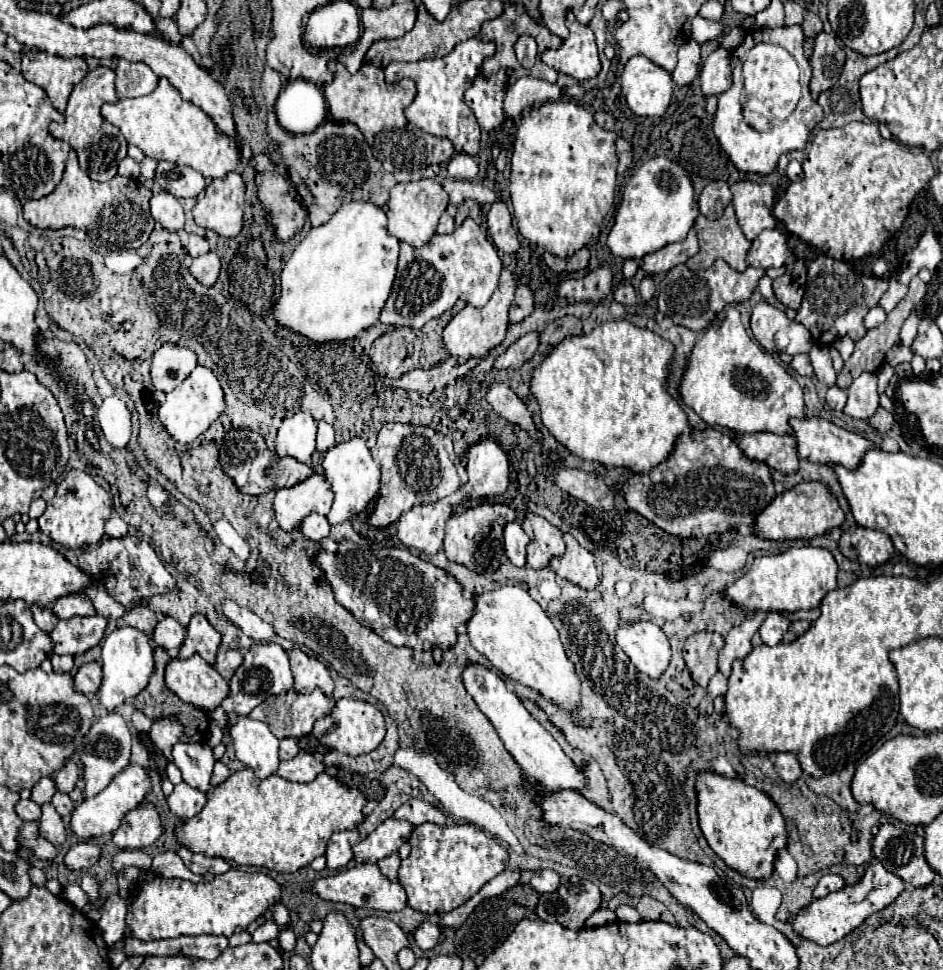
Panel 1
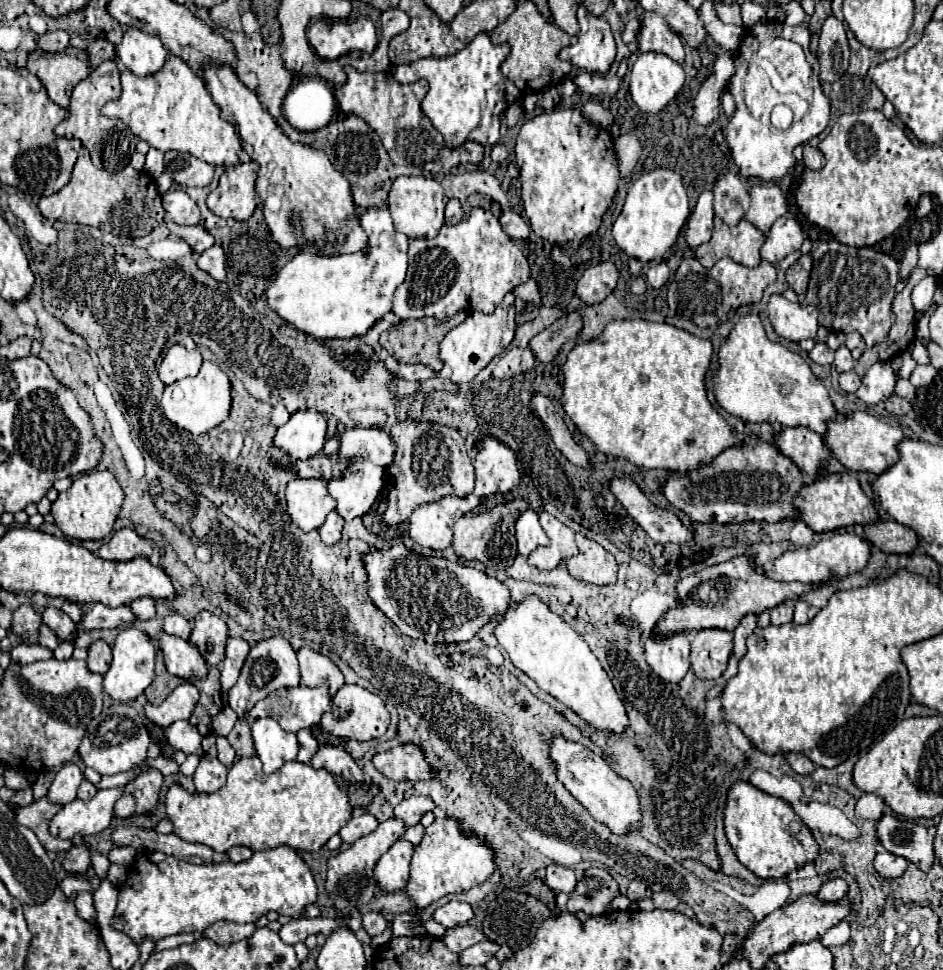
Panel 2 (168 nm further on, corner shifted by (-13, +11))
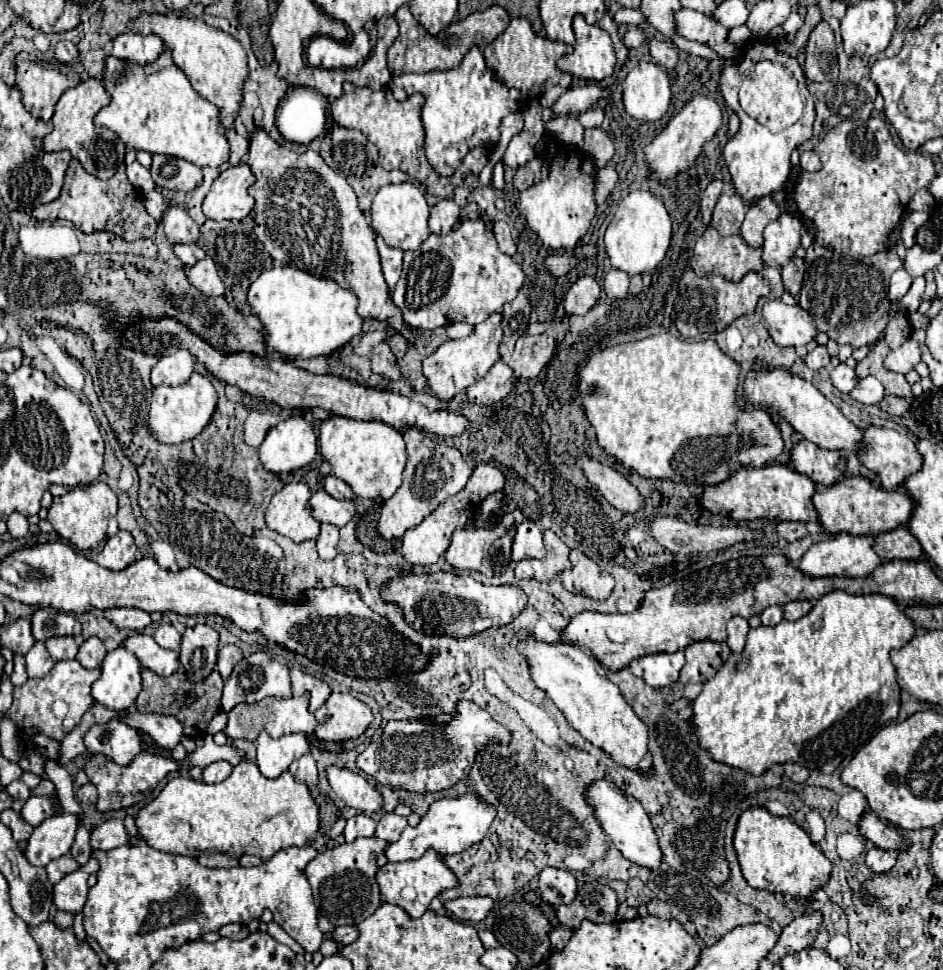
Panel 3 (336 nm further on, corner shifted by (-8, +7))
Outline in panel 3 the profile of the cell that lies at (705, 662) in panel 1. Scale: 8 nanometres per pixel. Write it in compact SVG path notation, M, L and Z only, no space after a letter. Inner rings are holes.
M713 641L691 643L685 649L685 665L681 669L679 683L683 683L683 685L691 683L691 681L705 683L719 671L721 665L723 665L723 661L721 661L719 643L713 643Z

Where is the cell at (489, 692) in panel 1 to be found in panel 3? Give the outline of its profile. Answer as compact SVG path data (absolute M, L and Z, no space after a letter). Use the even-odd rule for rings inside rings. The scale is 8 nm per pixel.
M595 781L593 785L587 787L585 797L587 797L587 803L595 809L593 813L599 819L603 831L607 833L607 837L611 839L611 843L623 853L625 859L629 859L635 865L647 867L651 871L659 869L659 865L663 861L663 853L659 849L657 833L655 833L655 829L653 829L647 813L643 811L641 803L635 797L625 795L611 781Z

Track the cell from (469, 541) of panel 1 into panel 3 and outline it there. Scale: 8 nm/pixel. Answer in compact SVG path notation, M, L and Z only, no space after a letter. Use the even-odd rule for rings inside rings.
M515 509L511 513L505 513L501 521L495 525L489 525L483 529L457 529L451 537L449 549L445 551L445 561L455 569L481 571L487 577L501 575L511 561L511 543L515 537L515 529L523 521L525 521L525 515L519 509Z

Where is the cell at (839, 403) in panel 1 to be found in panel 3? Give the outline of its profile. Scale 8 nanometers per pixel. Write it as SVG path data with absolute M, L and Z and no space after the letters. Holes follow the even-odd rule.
M839 363L833 371L831 371L831 381L835 385L835 389L839 389L841 393L849 393L855 383L857 383L857 375L855 375L855 369L851 369L849 365L845 363Z

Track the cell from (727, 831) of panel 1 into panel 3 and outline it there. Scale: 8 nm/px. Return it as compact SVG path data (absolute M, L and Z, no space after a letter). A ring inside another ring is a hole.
M753 807L739 817L735 839L733 839L739 865L745 881L753 889L769 893L791 895L793 899L809 899L821 889L831 875L831 861L815 849L809 835L787 817L773 817L763 807Z

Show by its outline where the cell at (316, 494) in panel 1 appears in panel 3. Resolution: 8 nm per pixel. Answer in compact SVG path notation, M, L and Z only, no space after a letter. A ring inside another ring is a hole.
M305 483L285 485L277 495L273 495L265 511L267 527L295 543L317 539L321 525L311 517L309 499L311 491Z

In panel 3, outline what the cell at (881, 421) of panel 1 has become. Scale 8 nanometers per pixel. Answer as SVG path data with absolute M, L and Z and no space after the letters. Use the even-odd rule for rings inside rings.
M885 395L879 403L879 407L883 411L887 411L889 415L903 415L907 409L909 409L909 401L903 399L903 397L897 397L897 395Z

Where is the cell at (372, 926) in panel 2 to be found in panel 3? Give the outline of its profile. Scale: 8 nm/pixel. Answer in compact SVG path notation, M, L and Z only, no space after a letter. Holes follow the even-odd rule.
M349 925L337 927L333 931L333 941L337 941L339 945L349 945L351 941L355 941L355 937L357 937L357 929L355 927L349 927Z

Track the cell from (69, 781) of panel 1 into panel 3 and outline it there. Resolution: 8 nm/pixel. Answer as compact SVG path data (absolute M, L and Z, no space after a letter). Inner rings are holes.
M29 797L21 809L21 819L29 823L31 827L41 825L47 817L53 815L53 805L47 801L47 797Z

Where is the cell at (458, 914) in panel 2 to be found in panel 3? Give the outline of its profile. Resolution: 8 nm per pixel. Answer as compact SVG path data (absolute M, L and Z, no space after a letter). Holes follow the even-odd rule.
M459 897L453 901L447 901L445 907L459 919L459 921L471 921L479 923L487 917L487 913L493 909L491 897Z

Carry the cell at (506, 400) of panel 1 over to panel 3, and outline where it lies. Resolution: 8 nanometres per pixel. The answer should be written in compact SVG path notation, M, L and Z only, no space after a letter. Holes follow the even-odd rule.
M579 457L579 467L615 509L623 513L637 513L643 507L641 493L619 471L591 461L589 457Z

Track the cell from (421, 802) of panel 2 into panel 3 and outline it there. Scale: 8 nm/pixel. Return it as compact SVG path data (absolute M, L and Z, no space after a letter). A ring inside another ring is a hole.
M385 813L381 817L381 821L377 823L375 837L383 839L385 843L393 843L393 841L399 839L399 835L403 833L405 827L407 827L407 819L405 817L399 817L395 813Z

